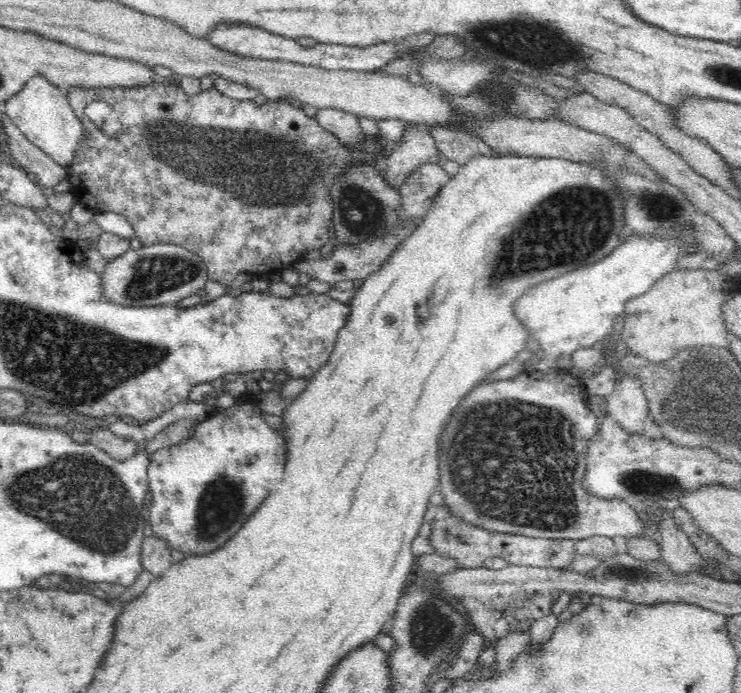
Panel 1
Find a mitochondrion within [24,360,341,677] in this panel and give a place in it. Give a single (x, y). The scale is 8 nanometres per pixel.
(221, 503)

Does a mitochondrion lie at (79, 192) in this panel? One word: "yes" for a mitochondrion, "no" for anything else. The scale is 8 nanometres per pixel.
no

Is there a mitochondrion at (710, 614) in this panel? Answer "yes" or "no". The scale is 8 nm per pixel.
no

